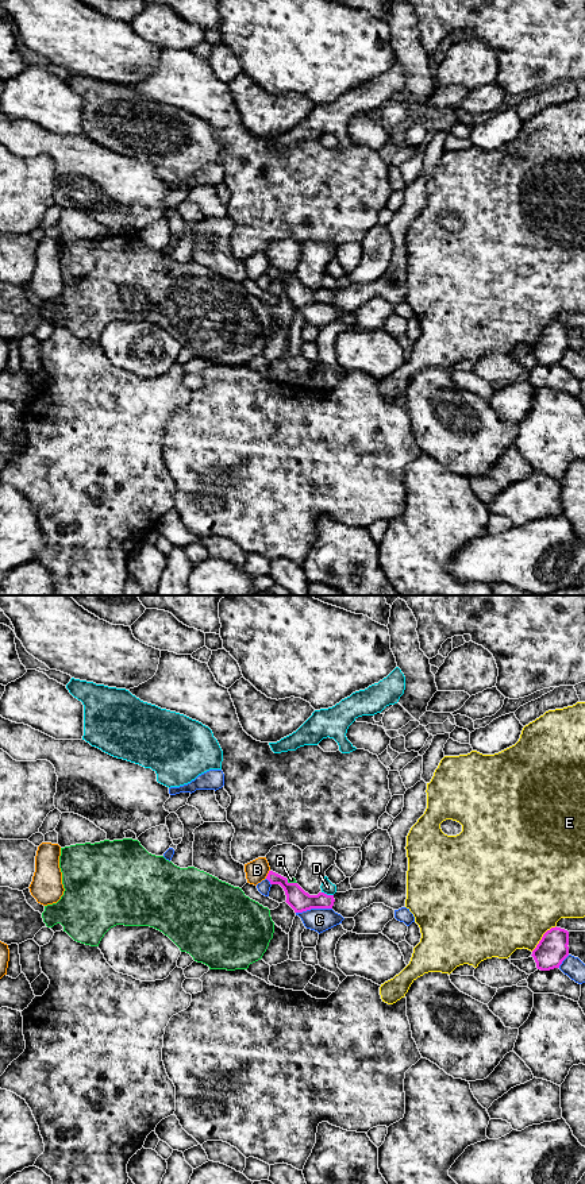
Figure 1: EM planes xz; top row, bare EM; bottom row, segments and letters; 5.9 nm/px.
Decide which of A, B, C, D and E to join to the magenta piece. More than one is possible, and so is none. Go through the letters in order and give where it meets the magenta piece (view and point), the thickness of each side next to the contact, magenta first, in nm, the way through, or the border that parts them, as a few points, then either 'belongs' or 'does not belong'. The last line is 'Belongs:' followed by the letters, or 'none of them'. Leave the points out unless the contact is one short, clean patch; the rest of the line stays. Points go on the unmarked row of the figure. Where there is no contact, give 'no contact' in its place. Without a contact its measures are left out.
A: contact xz (292, 278); calibres 130 and 30 nm; border xz (287, 274), (296, 278); does not belong
B: contact xz (268, 269); calibres 130 and 130 nm; border xz (269, 265), (265, 273); does not belong
C: contact xz (314, 303); calibres 130 and 140 nm; does not belong
D: contact xz (326, 289); calibres 130 and 80 nm; border xz (322, 286), (333, 290); does not belong
E: contact xz (542, 332); calibres 180 and 480 nm; does not belong
Belongs: none of them

